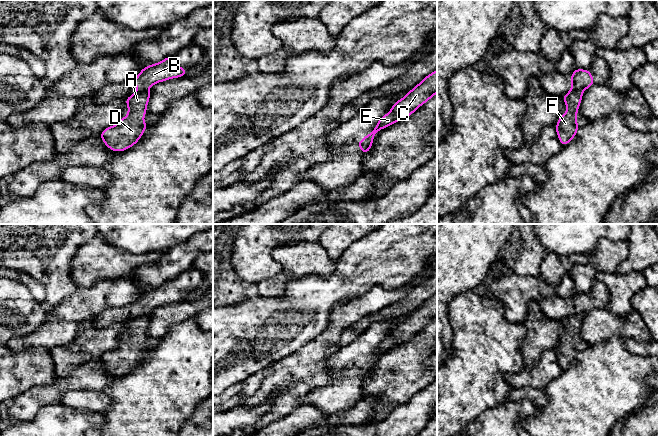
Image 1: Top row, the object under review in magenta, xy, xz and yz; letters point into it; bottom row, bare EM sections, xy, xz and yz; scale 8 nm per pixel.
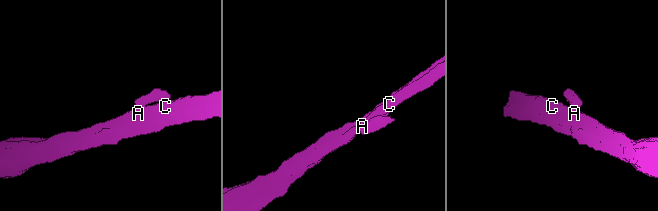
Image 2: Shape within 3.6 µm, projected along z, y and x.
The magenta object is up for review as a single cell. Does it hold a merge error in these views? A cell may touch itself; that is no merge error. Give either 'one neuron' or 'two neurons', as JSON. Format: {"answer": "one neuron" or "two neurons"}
{"answer": "two neurons"}

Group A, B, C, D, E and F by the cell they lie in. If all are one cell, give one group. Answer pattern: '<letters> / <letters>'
A C D E F / B

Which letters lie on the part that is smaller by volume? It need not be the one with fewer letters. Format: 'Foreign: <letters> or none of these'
Foreign: B

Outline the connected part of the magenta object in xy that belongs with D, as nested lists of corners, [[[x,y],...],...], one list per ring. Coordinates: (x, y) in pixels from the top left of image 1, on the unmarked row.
[[[138,312],[135,317],[123,324],[128,328],[128,338],[113,350],[105,352],[100,361],[112,375],[121,376],[137,368],[148,351],[143,342],[150,324],[150,314]]]

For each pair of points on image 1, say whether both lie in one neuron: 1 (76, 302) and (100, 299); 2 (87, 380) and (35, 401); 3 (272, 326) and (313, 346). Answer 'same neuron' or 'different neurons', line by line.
1: same neuron
2: same neuron
3: different neurons

